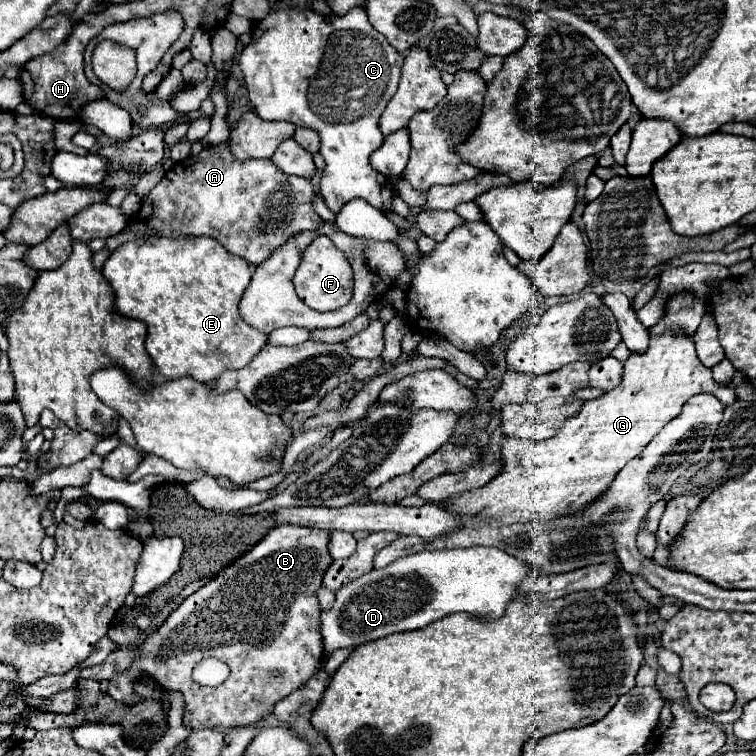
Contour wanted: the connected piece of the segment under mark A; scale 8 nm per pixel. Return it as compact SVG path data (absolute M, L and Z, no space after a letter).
M219 144L219 146L207 146L207 148L201 150L201 154L189 156L189 158L185 158L185 160L173 164L173 168L167 170L167 174L163 176L163 180L149 192L149 196L145 198L145 202L141 202L141 208L139 208L137 216L135 216L135 218L129 218L127 225L119 234L107 238L105 248L107 248L107 250L115 250L115 248L119 248L119 246L125 244L125 242L135 240L140 232L148 235L160 235L159 237L168 237L170 234L183 234L183 236L191 236L191 234L193 234L193 236L209 236L209 238L215 238L227 252L231 252L231 254L235 254L235 256L241 256L249 266L259 266L261 262L265 262L265 260L273 254L275 248L283 246L291 236L295 236L295 234L299 234L299 232L303 232L303 230L317 230L317 228L323 224L323 220L319 218L319 214L317 214L315 208L313 208L313 194L315 194L315 192L313 192L313 186L311 186L311 182L309 182L307 178L287 176L287 174L283 174L271 160L243 160L243 162L241 162L241 160L233 158L229 146L223 146L223 144Z

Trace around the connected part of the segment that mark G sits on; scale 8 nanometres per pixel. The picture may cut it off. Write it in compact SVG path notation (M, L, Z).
M673 330L669 334L665 332L663 336L651 336L647 352L629 356L629 360L625 362L623 382L615 390L609 390L605 396L601 396L597 400L585 402L581 412L577 416L565 420L559 434L555 434L549 440L533 442L533 440L505 438L503 450L501 450L503 472L497 478L493 478L489 484L485 484L477 490L469 490L465 494L459 494L457 498L453 498L453 502L441 502L441 506L445 506L451 514L455 514L463 520L461 528L457 528L449 534L443 534L441 538L433 538L433 540L423 540L417 536L399 536L389 546L385 546L383 550L377 552L375 568L385 568L387 564L391 564L397 558L403 558L403 556L409 556L415 552L423 552L423 550L467 548L467 546L475 546L475 544L497 546L503 552L527 562L529 570L537 572L537 574L559 574L559 572L579 570L581 566L609 562L609 558L617 560L609 538L599 534L599 530L589 526L589 522L581 522L581 524L565 526L565 528L551 526L551 522L561 516L569 516L569 514L577 514L577 512L585 510L589 504L595 502L595 498L605 494L603 490L609 490L617 472L629 460L633 460L637 454L641 454L641 450L645 450L645 446L673 418L677 418L677 414L681 414L683 404L691 396L701 394L701 392L713 394L725 406L729 406L737 400L733 388L721 388L719 384L715 384L711 370L701 364L701 360L695 354L693 336L687 336L681 330Z

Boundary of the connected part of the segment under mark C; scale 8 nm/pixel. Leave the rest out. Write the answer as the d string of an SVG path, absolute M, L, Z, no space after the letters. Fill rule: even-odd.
M353 8L349 10L345 16L343 16L343 28L337 28L327 16L321 16L313 10L273 10L269 12L267 18L263 18L261 22L255 22L253 24L253 40L251 44L241 52L241 70L243 70L243 76L245 76L245 84L247 84L247 90L249 90L249 100L251 104L255 106L255 114L263 120L289 120L289 122L295 122L297 126L309 126L311 130L317 130L319 138L321 138L321 150L319 154L323 156L325 160L325 170L323 170L323 180L321 180L321 196L327 204L327 208L331 212L339 212L341 206L345 206L347 202L355 200L355 198L361 198L365 202L369 202L371 206L375 206L377 210L381 210L383 214L391 214L393 208L391 208L391 198L393 198L393 192L389 190L389 180L381 174L377 174L371 164L369 164L369 156L383 144L383 134L379 130L379 116L381 112L385 110L385 106L389 104L389 100L393 98L393 94L397 92L397 86L399 86L399 74L401 74L401 66L403 66L403 56L369 24L367 20L367 12L365 8Z

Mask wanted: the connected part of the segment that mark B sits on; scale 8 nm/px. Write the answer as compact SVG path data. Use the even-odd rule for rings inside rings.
M293 524L275 526L257 546L253 546L253 550L245 552L241 558L237 558L237 562L229 564L203 588L185 598L171 612L171 616L135 648L137 656L133 664L125 672L111 678L109 696L121 704L137 704L141 698L135 694L133 686L147 676L163 690L183 694L183 726L187 726L189 730L217 726L237 728L249 724L255 726L257 722L273 714L273 706L279 700L301 688L323 666L323 642L319 634L321 606L317 602L317 588L321 586L325 570L333 562L327 554L327 544L329 532L325 530ZM207 656L219 658L231 668L229 680L225 680L221 686L199 686L191 678L193 666ZM273 670L281 672L281 676L271 676Z

